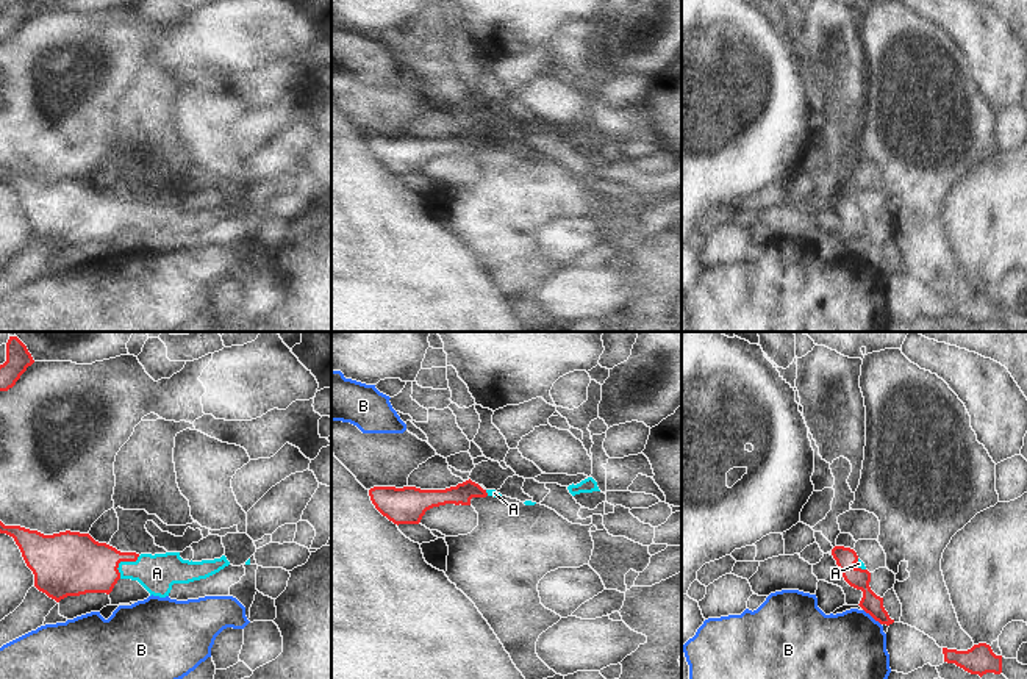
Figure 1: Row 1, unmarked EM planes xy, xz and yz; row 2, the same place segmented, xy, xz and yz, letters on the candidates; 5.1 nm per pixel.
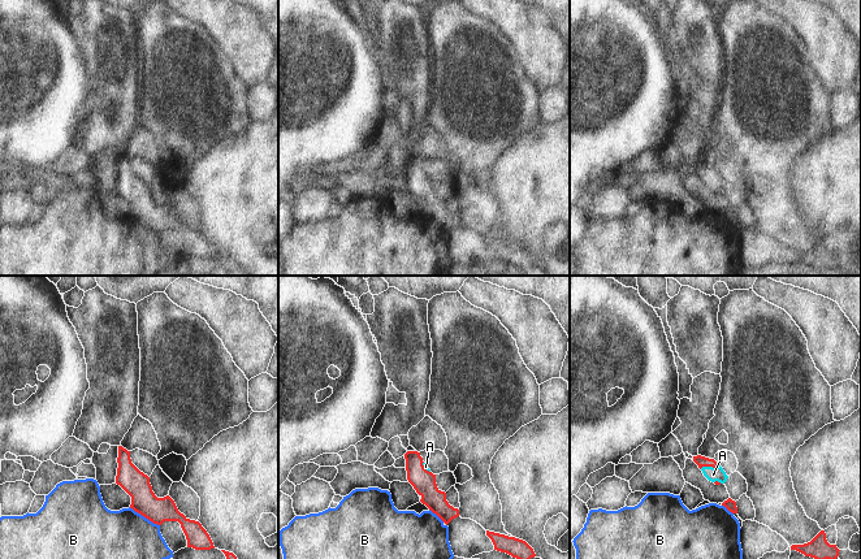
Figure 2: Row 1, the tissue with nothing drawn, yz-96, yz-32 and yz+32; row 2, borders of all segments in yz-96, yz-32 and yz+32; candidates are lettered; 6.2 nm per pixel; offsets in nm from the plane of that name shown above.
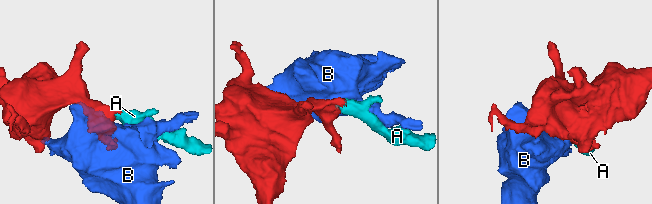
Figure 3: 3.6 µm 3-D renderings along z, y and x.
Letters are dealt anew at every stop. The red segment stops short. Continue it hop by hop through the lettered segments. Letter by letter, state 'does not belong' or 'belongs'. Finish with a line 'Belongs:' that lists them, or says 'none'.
A: belongs
B: does not belong
Belongs: A

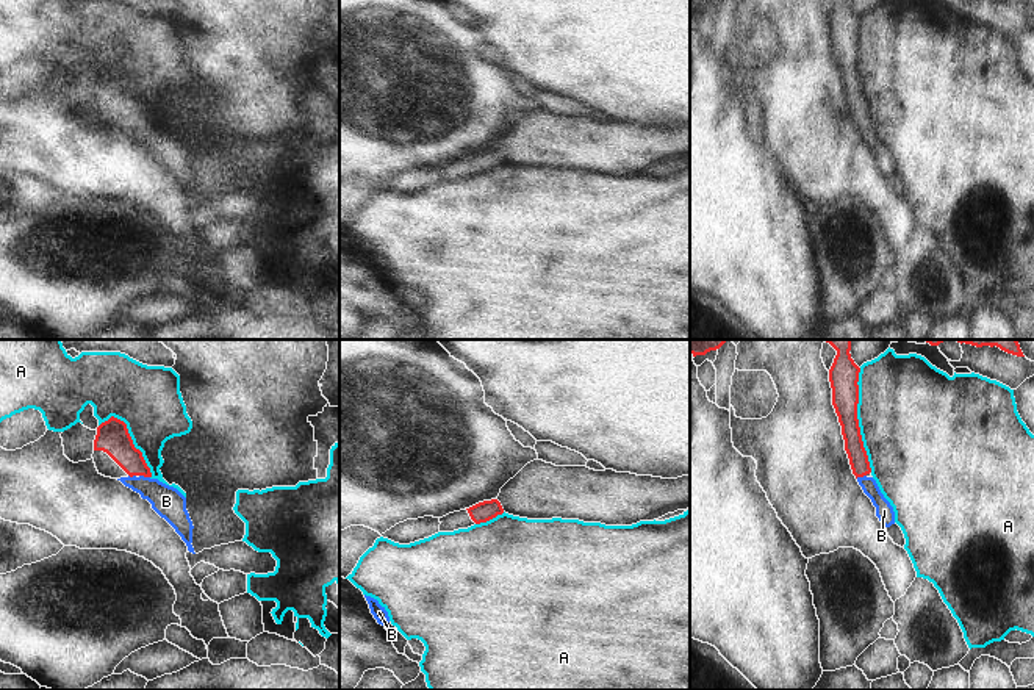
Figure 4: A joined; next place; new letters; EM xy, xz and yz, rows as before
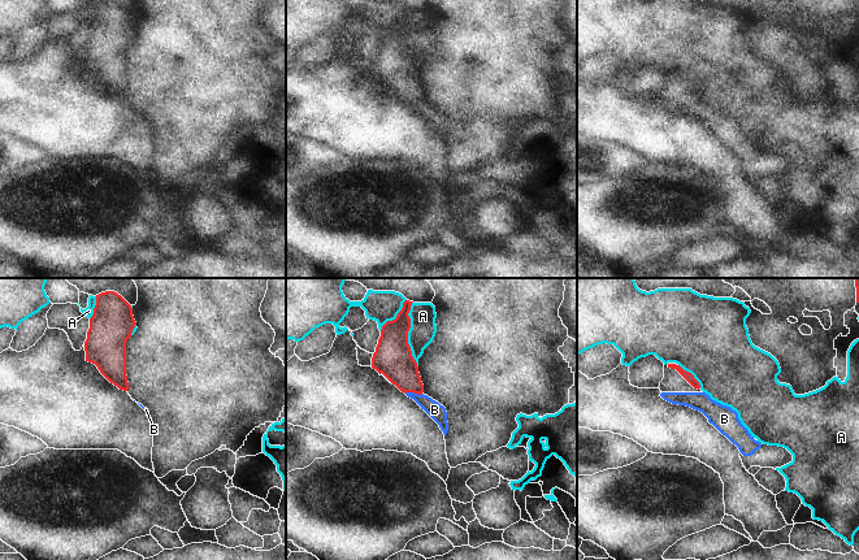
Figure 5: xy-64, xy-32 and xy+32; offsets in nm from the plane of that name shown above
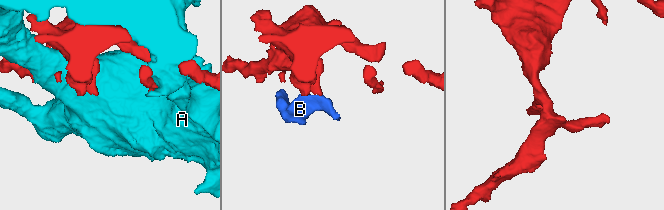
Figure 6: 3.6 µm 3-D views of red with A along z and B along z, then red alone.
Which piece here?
A: does not belong
B: belongs
Belongs: B

